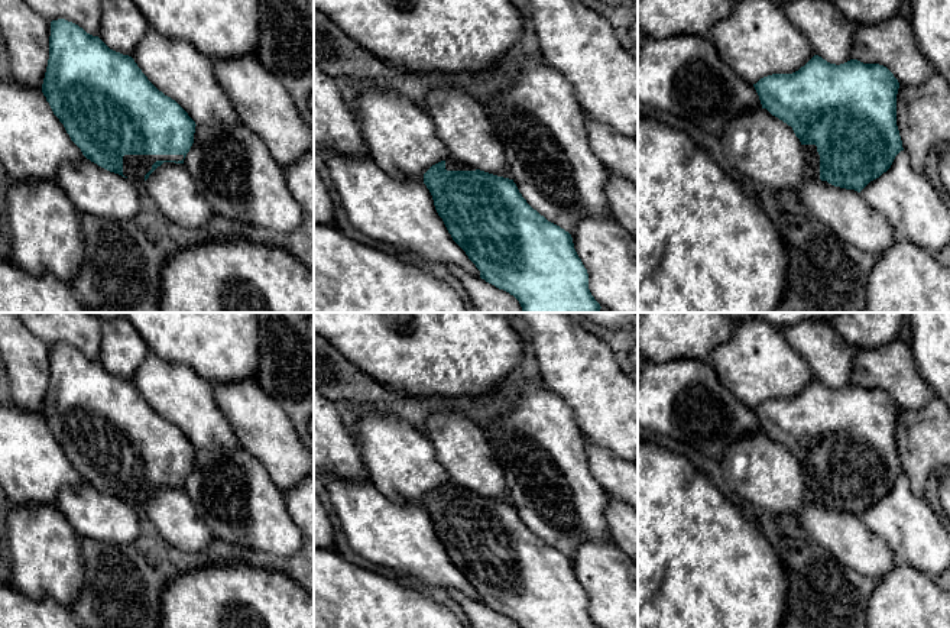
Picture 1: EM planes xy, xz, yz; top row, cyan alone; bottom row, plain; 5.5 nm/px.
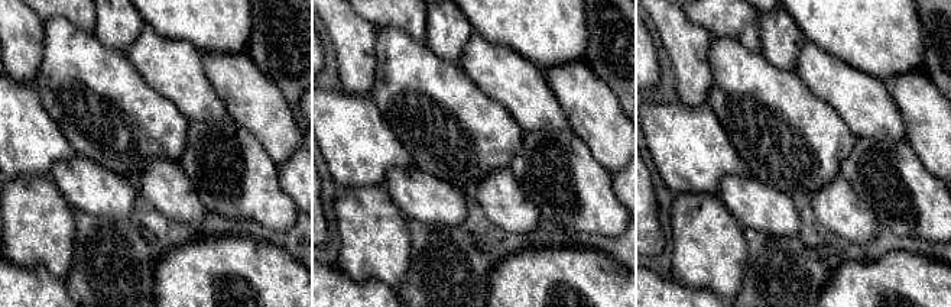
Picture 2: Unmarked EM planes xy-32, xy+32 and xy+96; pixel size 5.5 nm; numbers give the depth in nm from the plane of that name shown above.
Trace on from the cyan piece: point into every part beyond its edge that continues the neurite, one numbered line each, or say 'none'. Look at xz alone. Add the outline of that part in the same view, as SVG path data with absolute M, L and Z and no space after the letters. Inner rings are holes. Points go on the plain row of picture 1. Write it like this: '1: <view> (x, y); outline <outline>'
1: xz (451, 488); outline M453 480L445 483L445 493L447 495L476 495L476 492L470 491L466 486L454 483Z

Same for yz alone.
1: yz (811, 481); outline M803 469L803 478L804 478L807 495L816 504L820 504L820 479L817 476L817 470L816 469Z

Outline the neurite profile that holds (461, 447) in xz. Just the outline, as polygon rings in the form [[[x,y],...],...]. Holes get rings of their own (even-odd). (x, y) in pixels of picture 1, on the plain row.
[[[442,408],[429,412],[427,436],[454,483],[512,504],[505,473],[495,459],[483,427],[455,408]]]

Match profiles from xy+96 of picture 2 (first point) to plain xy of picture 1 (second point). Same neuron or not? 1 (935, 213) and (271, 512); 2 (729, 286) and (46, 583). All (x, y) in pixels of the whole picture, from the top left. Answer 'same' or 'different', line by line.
1: same
2: same

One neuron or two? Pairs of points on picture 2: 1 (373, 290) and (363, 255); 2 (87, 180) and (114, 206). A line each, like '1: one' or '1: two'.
1: two
2: one

